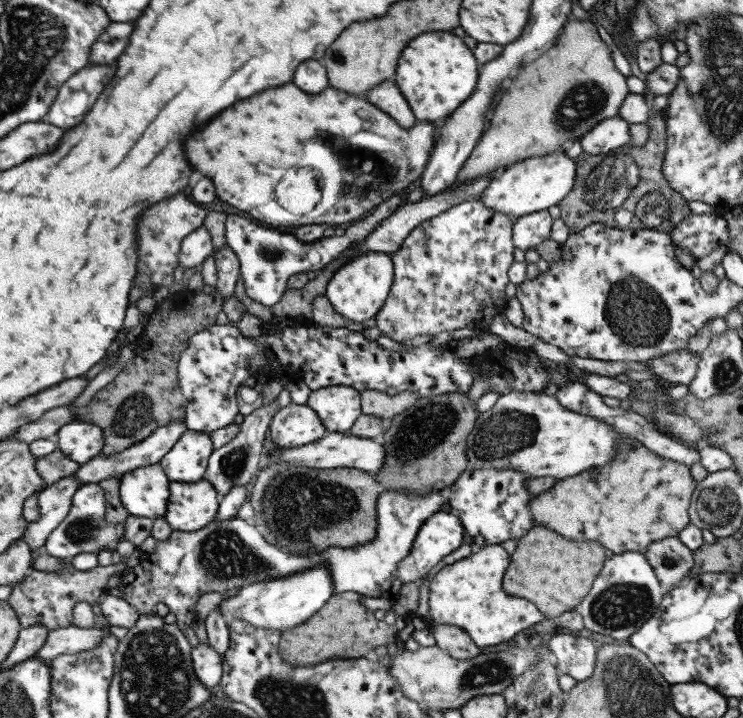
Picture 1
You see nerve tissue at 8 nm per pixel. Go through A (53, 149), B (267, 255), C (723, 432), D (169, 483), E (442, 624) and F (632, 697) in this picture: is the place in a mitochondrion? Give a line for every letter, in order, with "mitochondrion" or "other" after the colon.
A: other
B: mitochondrion
C: other
D: other
E: other
F: mitochondrion

